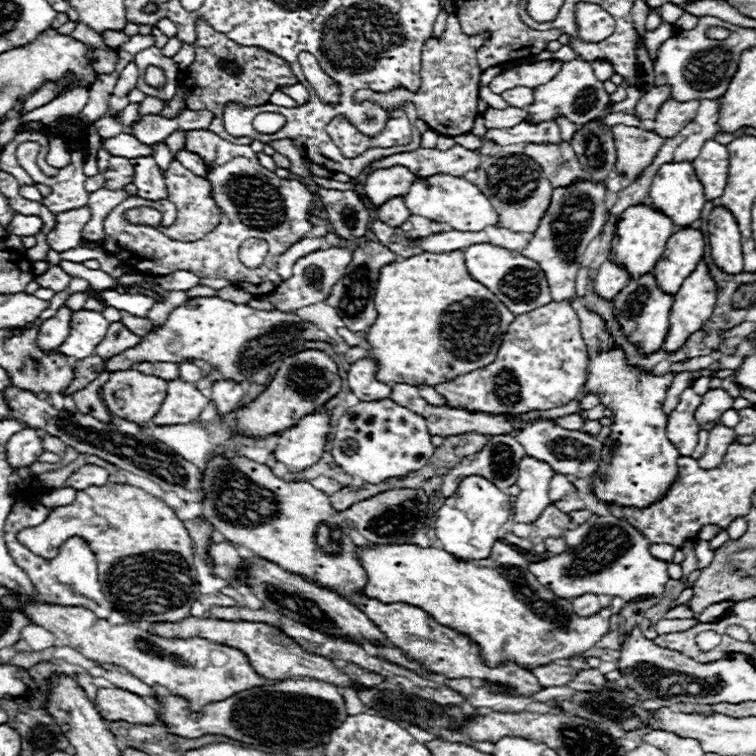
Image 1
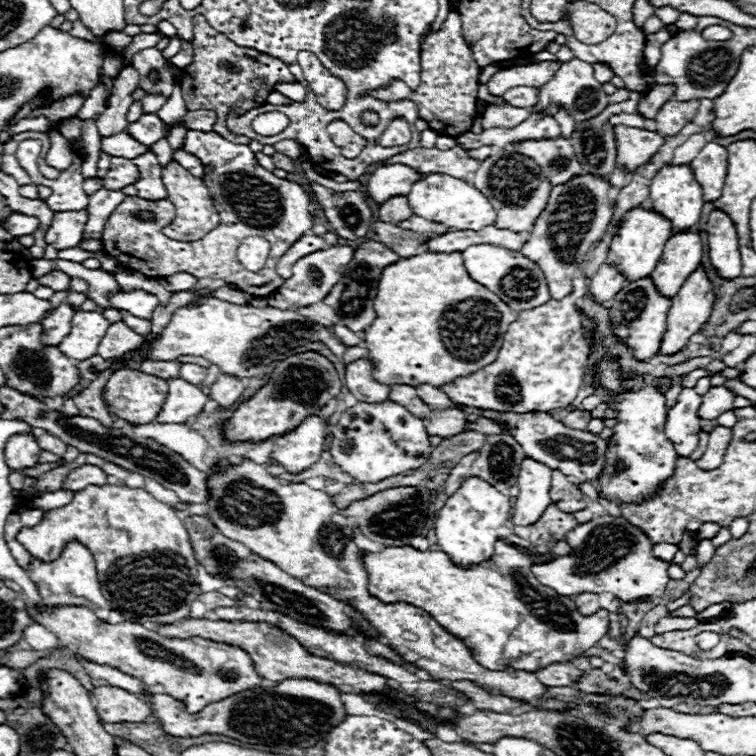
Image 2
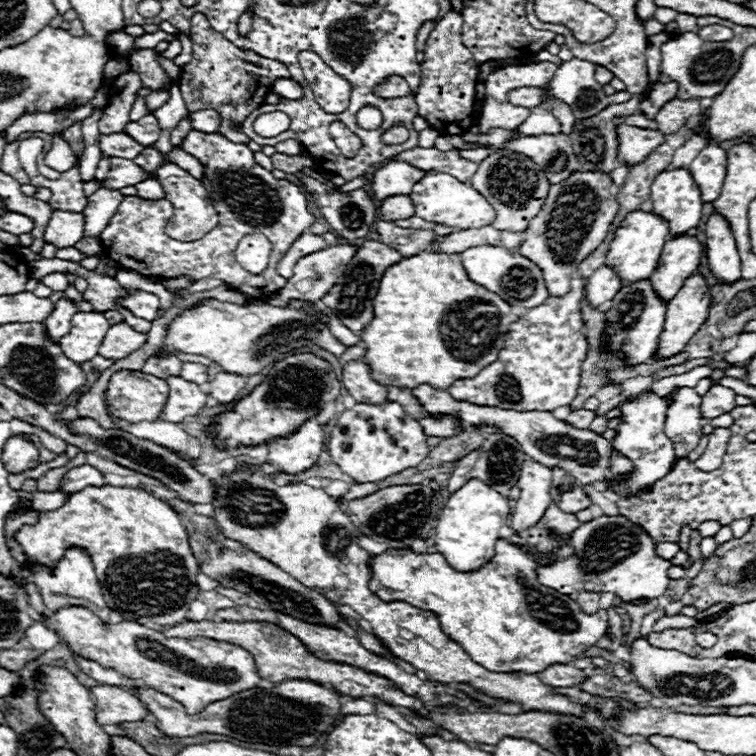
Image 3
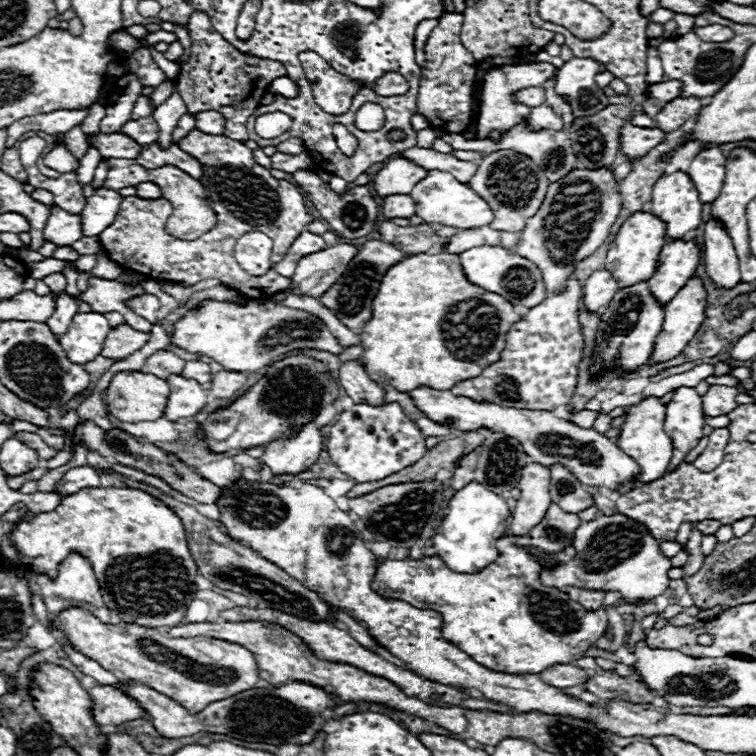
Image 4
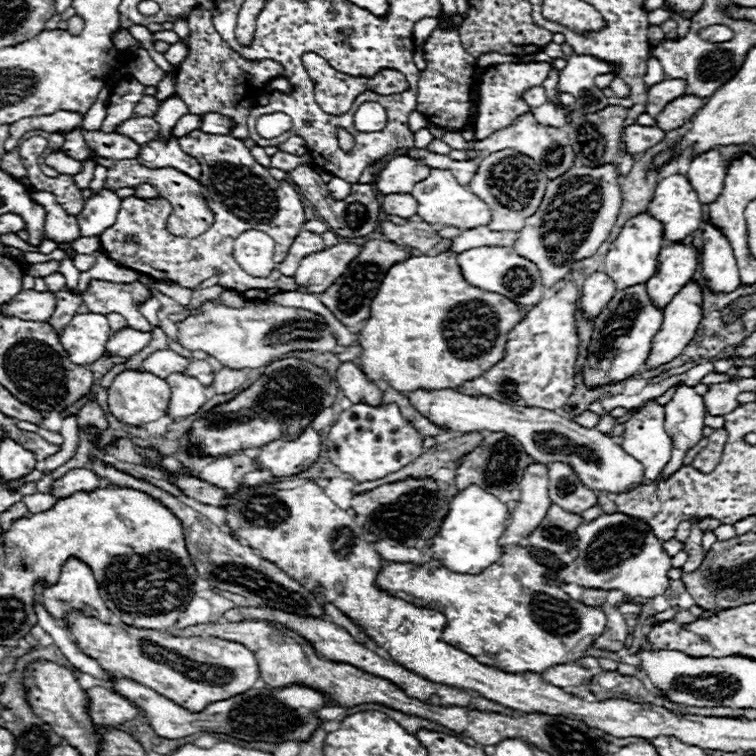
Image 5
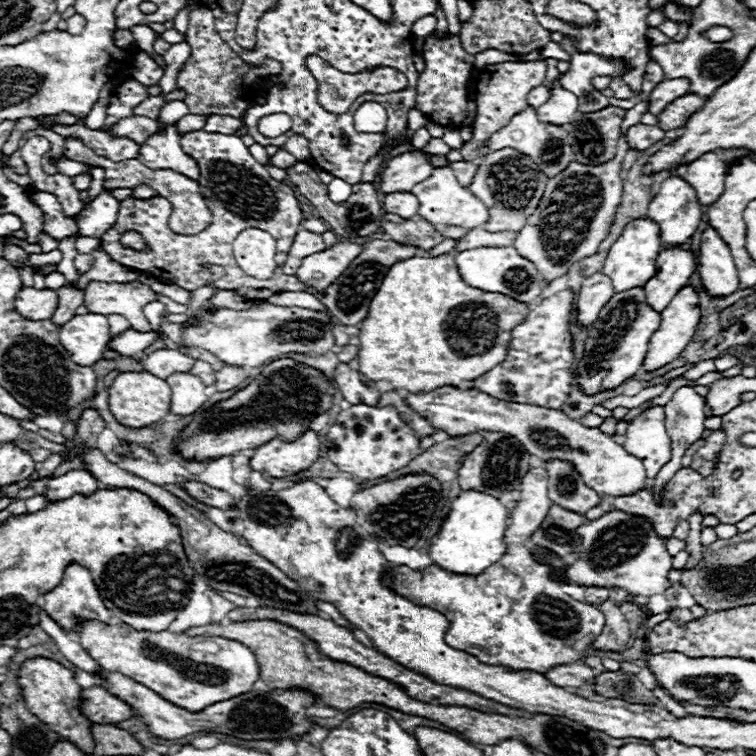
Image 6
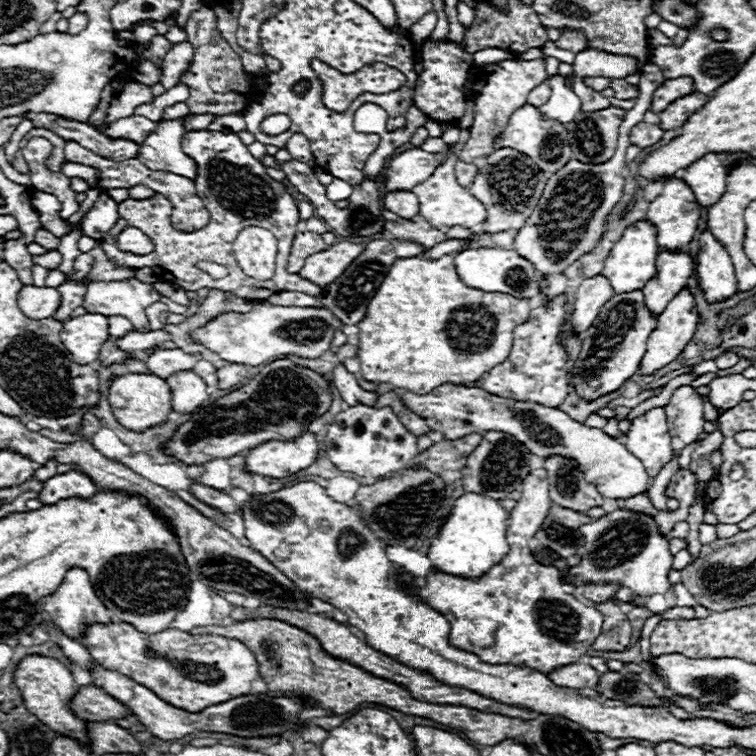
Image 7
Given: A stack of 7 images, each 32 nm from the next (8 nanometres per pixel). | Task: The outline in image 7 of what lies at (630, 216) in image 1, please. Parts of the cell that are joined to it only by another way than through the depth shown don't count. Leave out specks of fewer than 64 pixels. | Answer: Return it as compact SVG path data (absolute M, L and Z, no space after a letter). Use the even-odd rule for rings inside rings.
M636 222L626 228L622 238L610 250L610 254L604 262L602 276L606 276L610 280L614 294L642 290L648 284L648 280L652 278L652 274L656 274L656 256L658 256L658 246L656 246L654 226L650 222Z

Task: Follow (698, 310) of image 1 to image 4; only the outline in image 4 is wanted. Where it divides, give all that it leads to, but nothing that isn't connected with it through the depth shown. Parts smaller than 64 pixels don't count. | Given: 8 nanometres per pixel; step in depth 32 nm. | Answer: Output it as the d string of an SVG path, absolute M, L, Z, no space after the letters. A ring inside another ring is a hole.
M692 278L688 280L688 284L684 284L684 288L664 306L664 324L660 334L654 340L654 350L650 356L650 364L658 364L658 362L666 362L672 360L674 356L682 354L684 346L692 340L692 336L696 334L696 330L700 328L702 320L704 320L704 310L706 310L706 290L702 286L700 278Z

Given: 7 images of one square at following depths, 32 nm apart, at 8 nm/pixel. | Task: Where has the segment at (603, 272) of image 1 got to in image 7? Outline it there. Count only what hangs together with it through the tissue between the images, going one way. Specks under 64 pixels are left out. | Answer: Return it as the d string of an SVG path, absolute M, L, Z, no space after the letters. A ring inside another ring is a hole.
M594 276L594 278L584 280L576 292L574 308L572 308L570 320L568 320L574 334L588 330L592 326L596 314L604 306L604 302L608 302L612 296L614 296L612 288L608 286L608 280L604 276Z

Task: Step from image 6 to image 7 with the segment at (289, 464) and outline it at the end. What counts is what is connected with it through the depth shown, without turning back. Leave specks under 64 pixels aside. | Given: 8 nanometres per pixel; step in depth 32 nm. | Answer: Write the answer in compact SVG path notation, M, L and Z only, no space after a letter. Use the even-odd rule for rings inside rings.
M304 432L296 440L270 440L250 450L246 470L262 478L286 478L302 468L308 468L318 458L318 440Z

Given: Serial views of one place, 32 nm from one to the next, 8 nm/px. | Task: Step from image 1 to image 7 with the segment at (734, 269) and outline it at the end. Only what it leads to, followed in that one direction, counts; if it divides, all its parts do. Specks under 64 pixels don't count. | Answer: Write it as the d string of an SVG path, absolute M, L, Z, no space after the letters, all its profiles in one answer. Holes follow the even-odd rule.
M708 230L700 234L700 250L694 258L694 268L698 276L698 288L706 302L722 302L736 294L736 276L730 256Z

